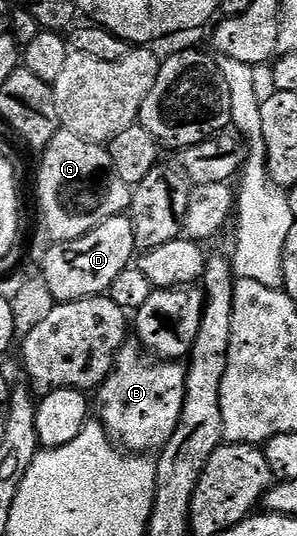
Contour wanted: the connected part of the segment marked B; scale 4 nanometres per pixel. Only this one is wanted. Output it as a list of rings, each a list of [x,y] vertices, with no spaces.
[[[127,341],[118,351],[114,370],[97,388],[96,419],[119,448],[130,453],[157,453],[176,433],[184,409],[186,367],[141,353],[137,342]]]

